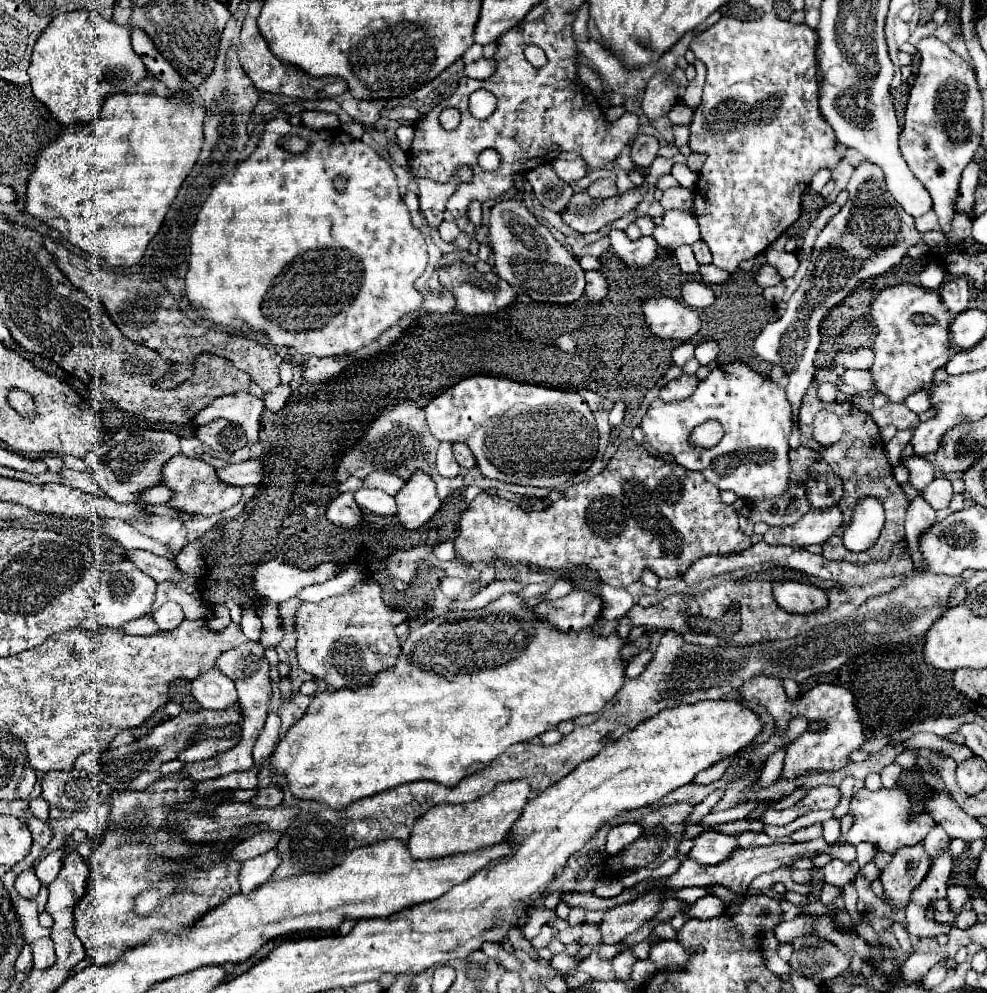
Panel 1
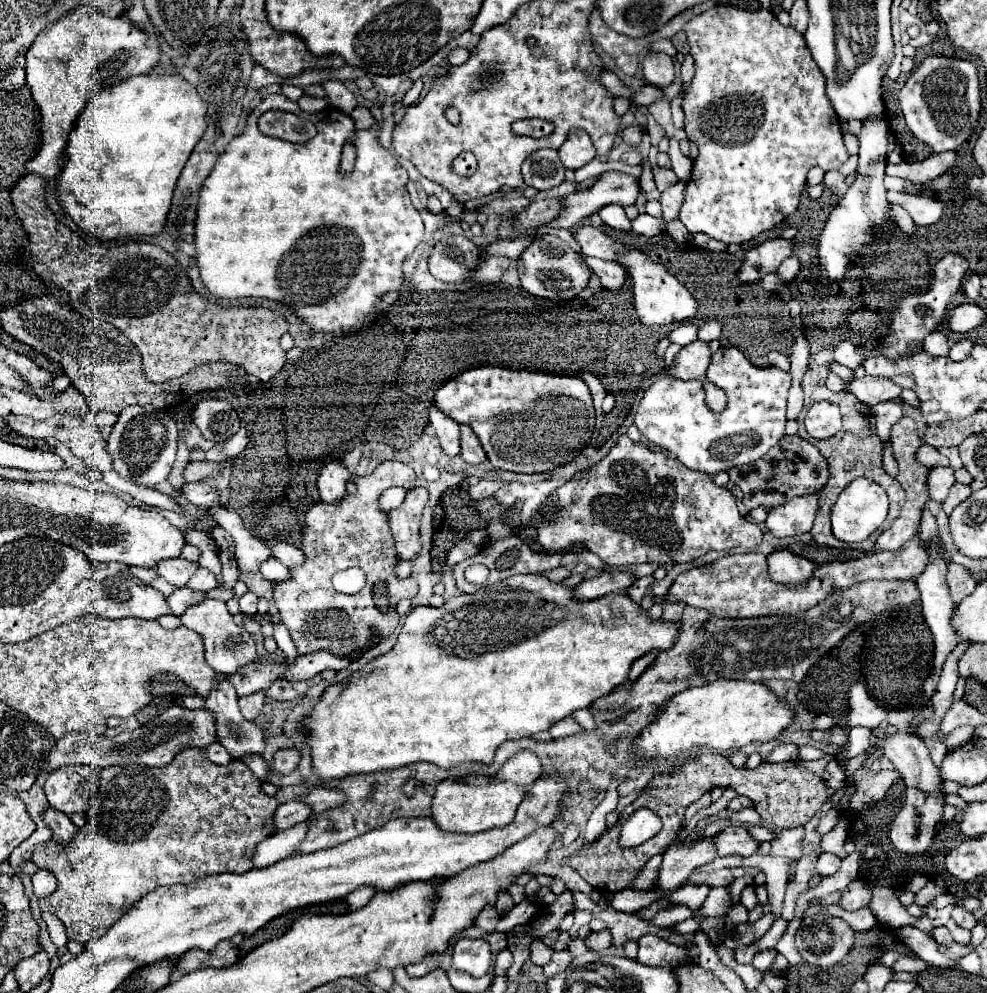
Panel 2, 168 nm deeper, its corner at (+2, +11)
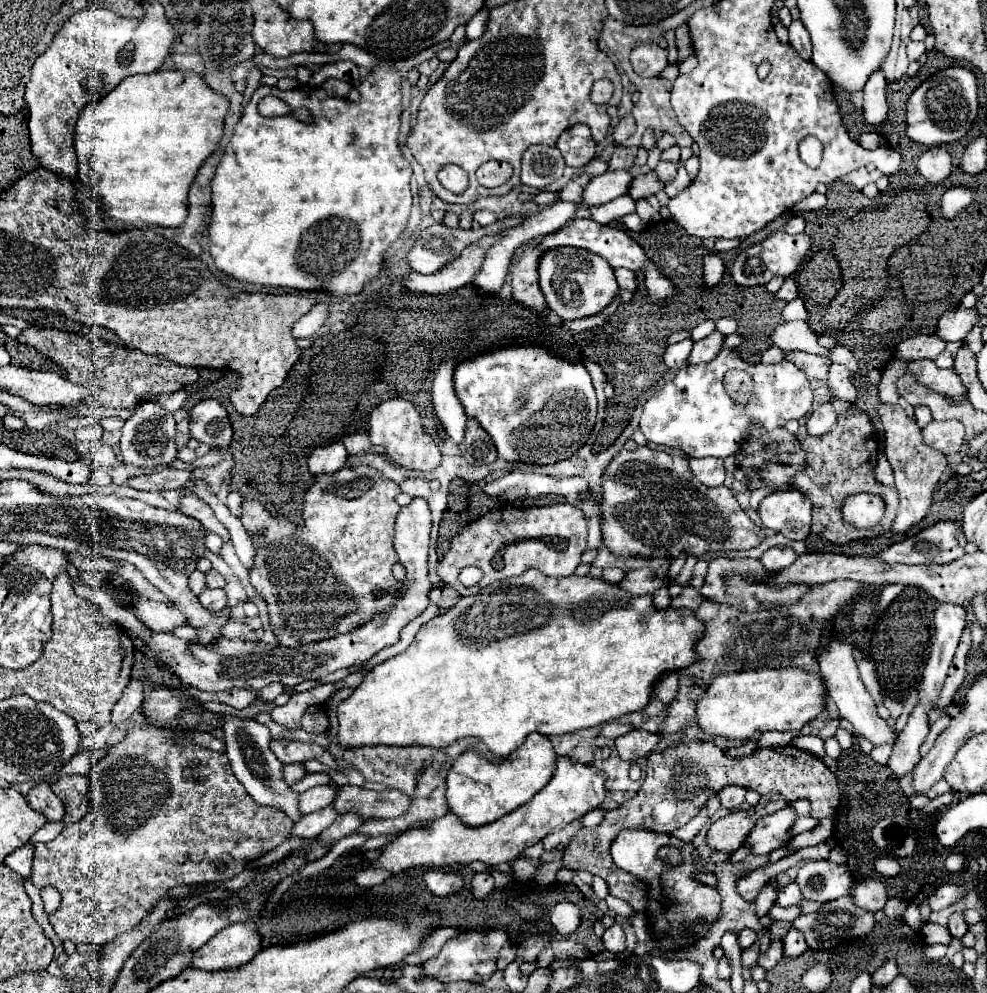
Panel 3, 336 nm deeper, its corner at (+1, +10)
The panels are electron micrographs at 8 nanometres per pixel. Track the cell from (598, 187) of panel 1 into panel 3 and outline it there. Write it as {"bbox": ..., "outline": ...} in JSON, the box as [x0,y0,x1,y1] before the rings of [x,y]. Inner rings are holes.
{"bbox":[628,172,664,200],"outline":[[[648,172],[648,174],[644,174],[644,176],[634,178],[628,194],[630,194],[634,200],[638,200],[638,198],[646,198],[648,194],[656,194],[656,192],[660,192],[660,190],[664,190],[664,184],[658,182],[658,176],[656,176],[654,172]]]}

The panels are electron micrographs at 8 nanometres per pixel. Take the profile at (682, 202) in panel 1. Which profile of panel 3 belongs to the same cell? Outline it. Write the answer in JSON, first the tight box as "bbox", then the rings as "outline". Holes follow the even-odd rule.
{"bbox":[656,162,678,184],"outline":[[[658,162],[658,166],[656,166],[656,174],[658,174],[658,178],[664,182],[664,184],[668,184],[668,182],[672,182],[674,180],[674,176],[676,176],[676,170],[678,170],[678,164],[674,164],[674,162]]]}

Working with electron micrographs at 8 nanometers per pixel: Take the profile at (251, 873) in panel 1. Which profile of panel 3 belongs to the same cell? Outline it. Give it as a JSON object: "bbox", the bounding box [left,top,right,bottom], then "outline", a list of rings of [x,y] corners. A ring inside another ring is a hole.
{"bbox":[290,806,336,840],"outline":[[[326,806],[318,812],[306,814],[300,822],[294,824],[290,838],[304,838],[304,840],[314,840],[322,830],[326,830],[334,820],[336,820],[336,810],[334,806]]]}

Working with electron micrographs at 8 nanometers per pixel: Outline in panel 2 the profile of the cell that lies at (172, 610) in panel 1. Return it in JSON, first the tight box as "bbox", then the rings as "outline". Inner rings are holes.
{"bbox":[167,587,203,615],"outline":[[[181,587],[181,589],[175,589],[169,597],[167,597],[167,603],[171,607],[171,613],[175,615],[181,615],[185,613],[185,609],[189,609],[191,605],[197,605],[203,601],[203,593],[201,591],[193,591],[189,587]]]}

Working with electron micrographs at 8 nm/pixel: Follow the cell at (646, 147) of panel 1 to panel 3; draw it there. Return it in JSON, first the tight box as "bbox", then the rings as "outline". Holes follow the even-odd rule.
{"bbox":[612,116,636,144],"outline":[[[624,116],[620,118],[620,122],[614,126],[614,132],[612,132],[612,138],[616,144],[622,144],[626,138],[630,138],[636,130],[636,124],[634,124],[634,118],[632,116]]]}

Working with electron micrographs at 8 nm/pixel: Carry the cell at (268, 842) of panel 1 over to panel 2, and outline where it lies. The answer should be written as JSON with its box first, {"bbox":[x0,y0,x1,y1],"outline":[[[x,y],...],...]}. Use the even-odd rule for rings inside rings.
{"bbox":[273,801,311,831],"outline":[[[289,801],[285,805],[279,805],[273,815],[273,831],[283,831],[287,827],[293,827],[297,823],[303,823],[311,815],[311,809],[303,801]]]}

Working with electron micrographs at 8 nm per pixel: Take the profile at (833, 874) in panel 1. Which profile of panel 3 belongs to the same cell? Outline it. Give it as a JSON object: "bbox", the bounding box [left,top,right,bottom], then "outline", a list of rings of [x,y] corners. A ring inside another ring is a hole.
{"bbox":[796,860,850,902],"outline":[[[810,860],[796,874],[802,900],[814,902],[830,902],[846,896],[850,880],[850,868],[846,864],[832,864],[830,860]]]}

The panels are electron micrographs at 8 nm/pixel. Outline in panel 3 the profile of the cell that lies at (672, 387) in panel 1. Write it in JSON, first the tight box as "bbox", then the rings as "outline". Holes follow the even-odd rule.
{"bbox":[688,330,726,364],"outline":[[[716,330],[708,338],[704,338],[700,342],[694,342],[694,348],[692,348],[692,354],[688,358],[688,364],[702,364],[702,362],[714,360],[718,356],[718,352],[722,350],[722,346],[724,346],[724,338],[726,336]]]}

